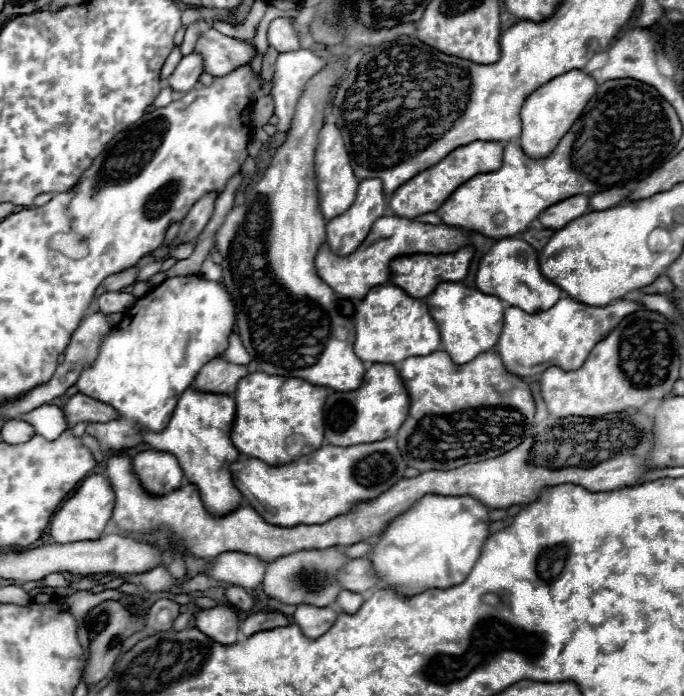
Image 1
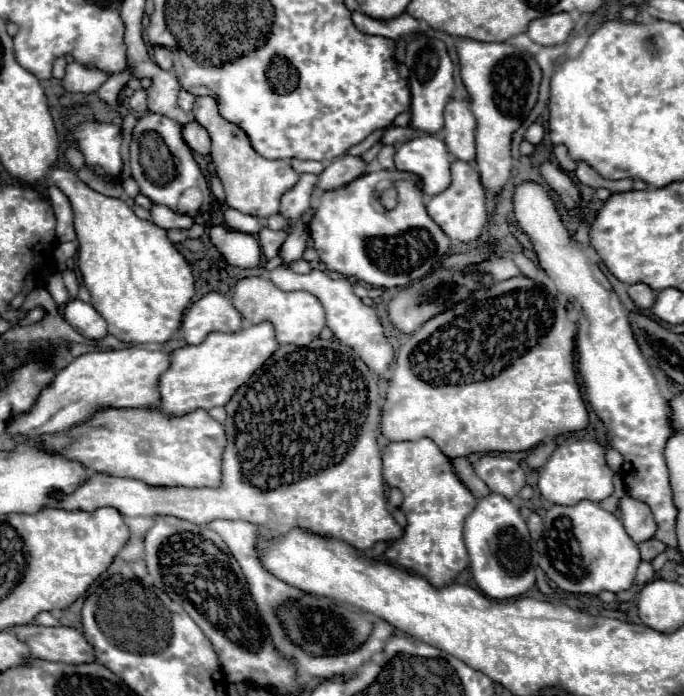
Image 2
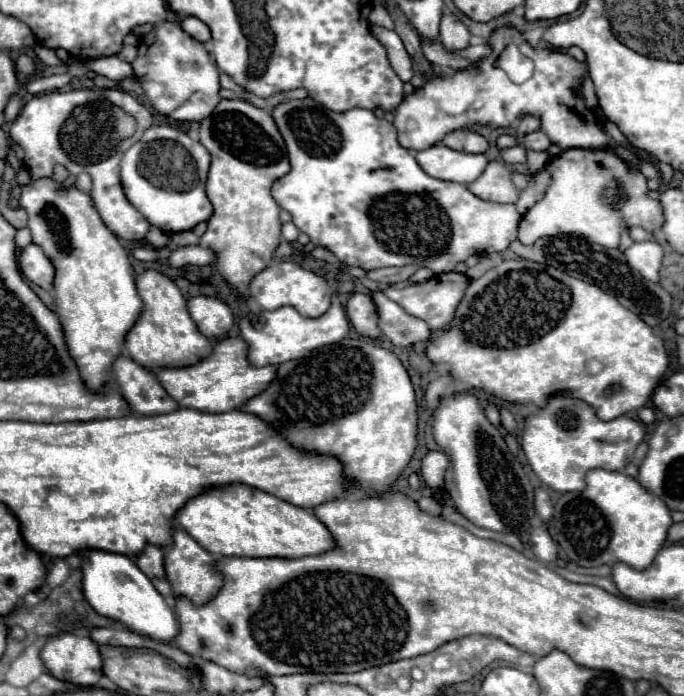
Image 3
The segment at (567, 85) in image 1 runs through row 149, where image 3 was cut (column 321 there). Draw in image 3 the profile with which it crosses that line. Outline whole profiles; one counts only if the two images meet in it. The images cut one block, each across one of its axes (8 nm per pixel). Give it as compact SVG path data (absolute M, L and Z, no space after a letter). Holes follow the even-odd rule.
M232 484L210 488L178 510L180 526L208 552L242 558L304 558L334 548L330 530L312 512L292 506L262 490Z

